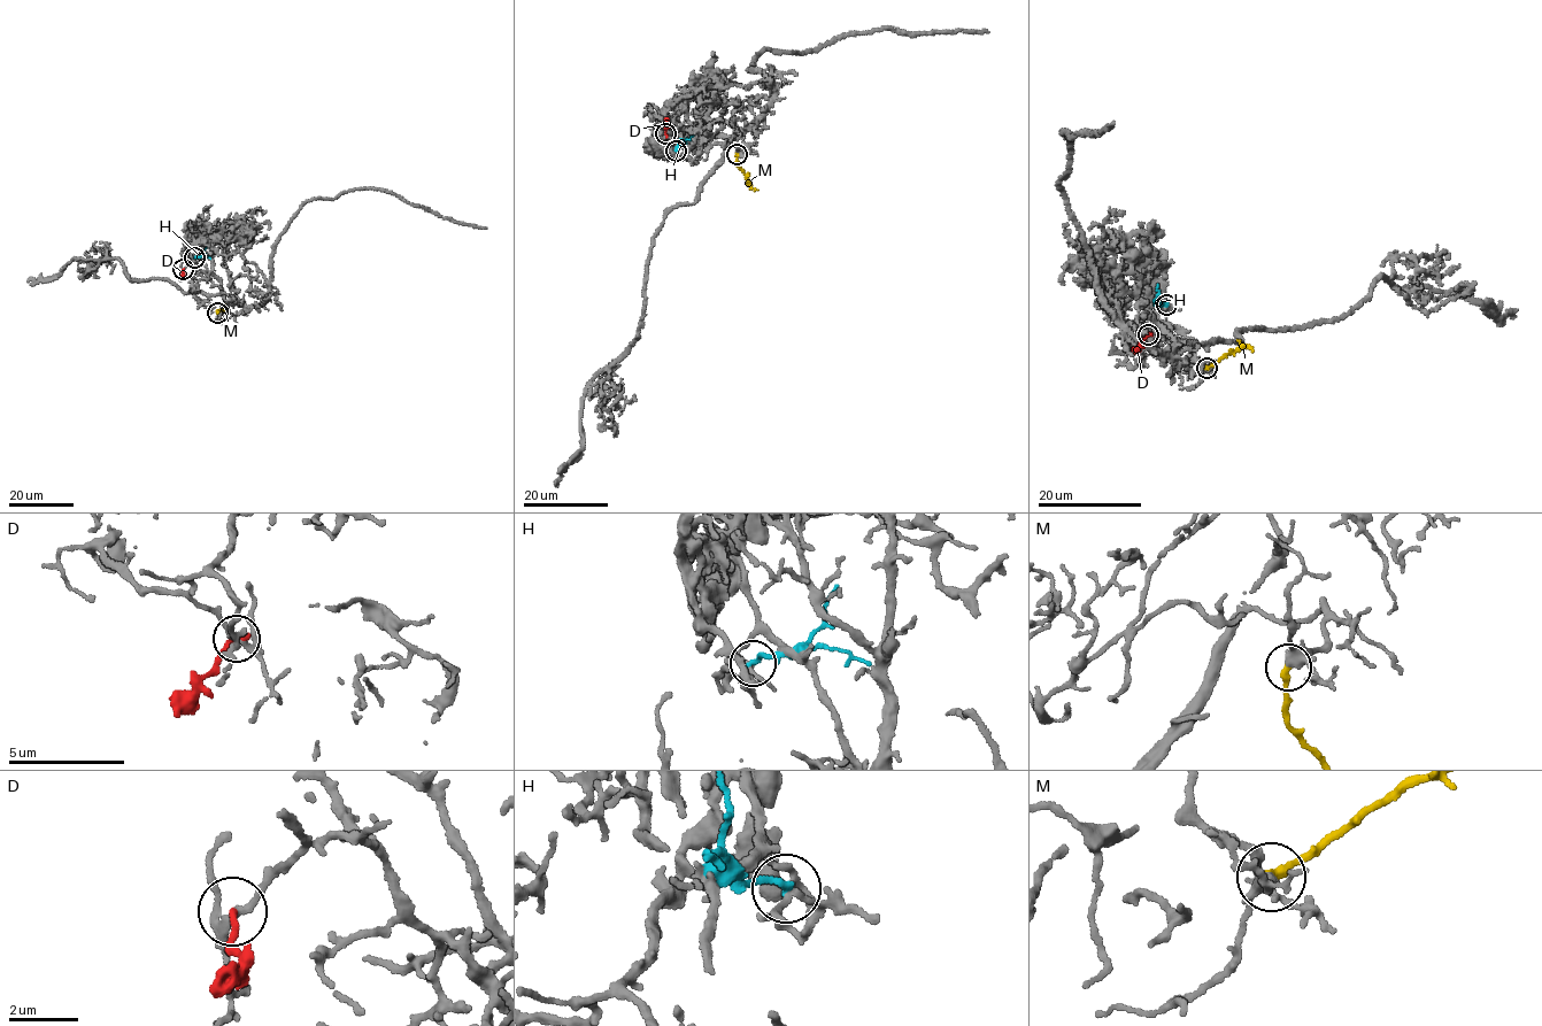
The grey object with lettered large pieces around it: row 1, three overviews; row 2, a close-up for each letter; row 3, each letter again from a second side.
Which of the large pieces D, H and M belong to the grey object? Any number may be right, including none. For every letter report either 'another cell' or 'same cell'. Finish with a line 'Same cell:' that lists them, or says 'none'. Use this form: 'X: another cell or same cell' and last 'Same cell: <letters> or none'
D: another cell
H: another cell
M: same cell
Same cell: M

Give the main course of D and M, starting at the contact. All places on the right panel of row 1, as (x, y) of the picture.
D: (1148, 334), (1134, 352)
M: (1207, 368), (1241, 348), (1248, 346), (1254, 350)

